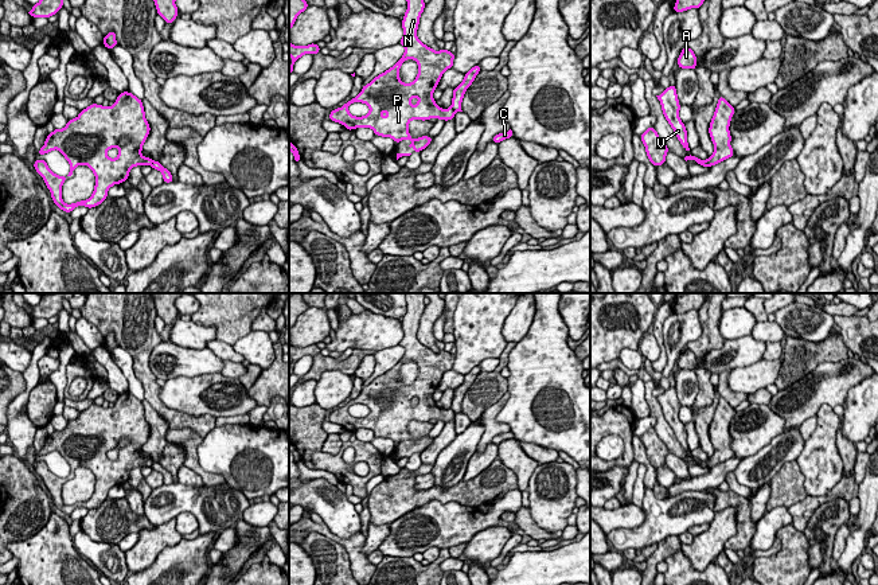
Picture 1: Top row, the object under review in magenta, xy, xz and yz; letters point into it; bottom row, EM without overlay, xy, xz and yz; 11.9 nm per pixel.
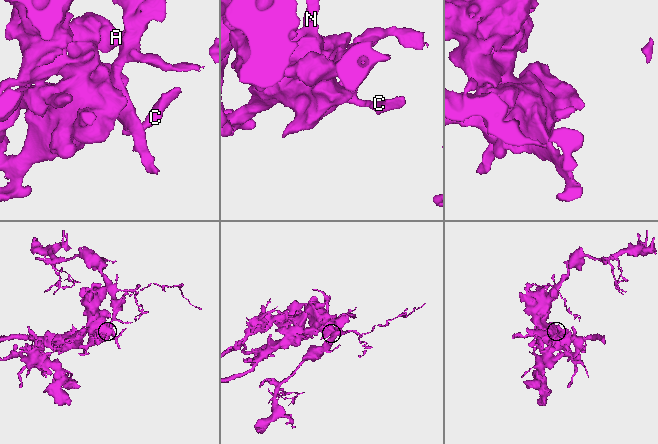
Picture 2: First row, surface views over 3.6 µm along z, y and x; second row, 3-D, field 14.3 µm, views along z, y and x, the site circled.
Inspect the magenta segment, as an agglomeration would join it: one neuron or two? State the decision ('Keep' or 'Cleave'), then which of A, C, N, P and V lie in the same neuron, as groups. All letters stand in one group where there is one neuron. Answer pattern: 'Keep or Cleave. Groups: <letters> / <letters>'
Cleave. Groups: A N P / C V

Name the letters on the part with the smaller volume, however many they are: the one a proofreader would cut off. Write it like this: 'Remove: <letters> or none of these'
Remove: C, V

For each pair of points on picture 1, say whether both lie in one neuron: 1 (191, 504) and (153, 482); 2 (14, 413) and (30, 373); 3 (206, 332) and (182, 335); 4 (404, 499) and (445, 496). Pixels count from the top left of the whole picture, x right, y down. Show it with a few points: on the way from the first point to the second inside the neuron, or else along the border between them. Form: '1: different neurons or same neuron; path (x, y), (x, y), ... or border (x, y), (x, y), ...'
1: different neurons; border (163, 483), (152, 490)
2: same neuron; path (18, 404), (28, 389), (30, 382)
3: same neuron; path (201, 335), (187, 335)
4: same neuron; path (414, 498), (434, 495)

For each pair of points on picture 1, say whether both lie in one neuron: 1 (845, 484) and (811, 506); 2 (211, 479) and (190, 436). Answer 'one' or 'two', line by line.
1: one
2: one

